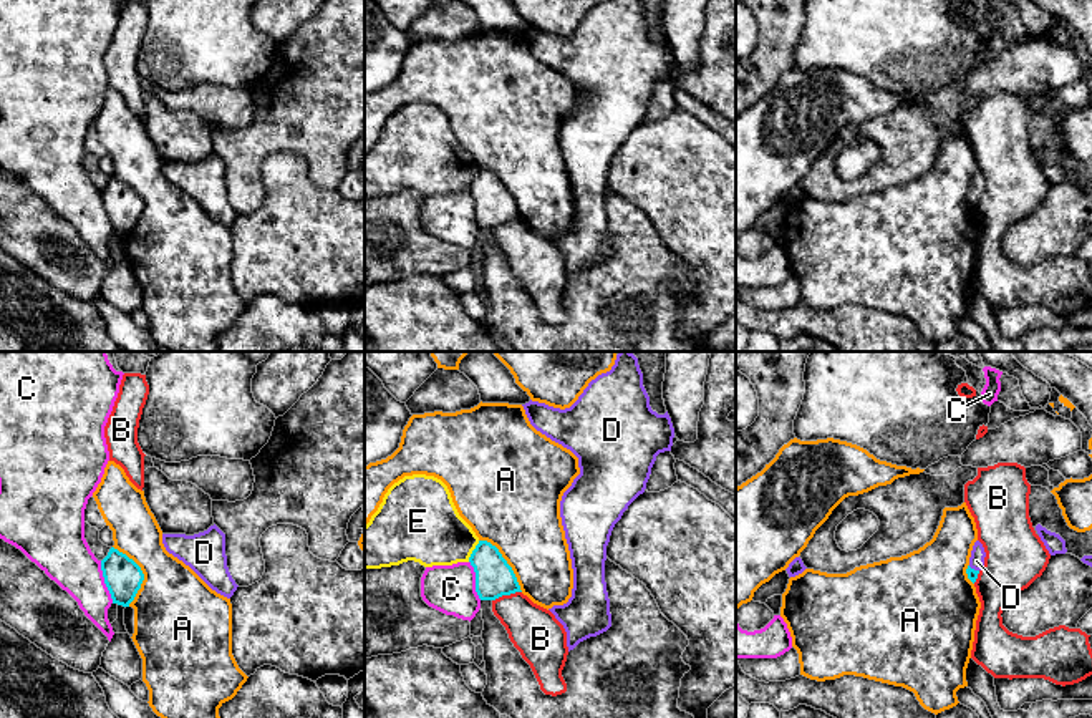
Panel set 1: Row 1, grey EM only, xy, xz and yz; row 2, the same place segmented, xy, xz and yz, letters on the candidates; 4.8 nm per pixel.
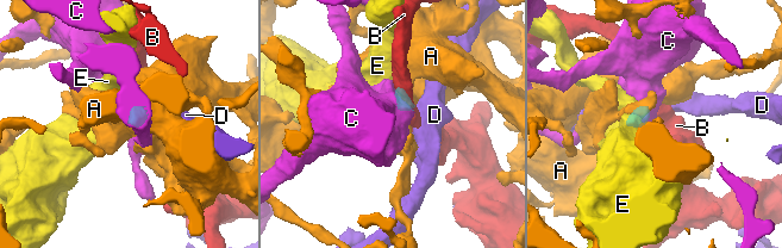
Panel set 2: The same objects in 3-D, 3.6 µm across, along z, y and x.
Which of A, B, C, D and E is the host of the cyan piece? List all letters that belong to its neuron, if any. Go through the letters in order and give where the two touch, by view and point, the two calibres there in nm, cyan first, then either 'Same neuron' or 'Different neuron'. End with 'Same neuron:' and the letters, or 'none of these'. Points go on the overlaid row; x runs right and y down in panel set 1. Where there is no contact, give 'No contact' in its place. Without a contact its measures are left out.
A: Touches cyan at xy (143, 574). Thickness 190 nm (cyan) against 420 nm. Different neuron
B: Touches cyan at xz (506, 594). Thickness 190 nm (cyan) against 240 nm. Different neuron
C: Touches cyan at xy (105, 582). Thickness 190 nm (cyan) against 260 nm. Different neuron
D: Touches cyan at yz (973, 569). Thickness 50 nm (cyan) against 80 nm. Same neuron
E: Touches cyan at xz (473, 551). Thickness 190 nm (cyan) against 340 nm. Different neuron
Same neuron: D

